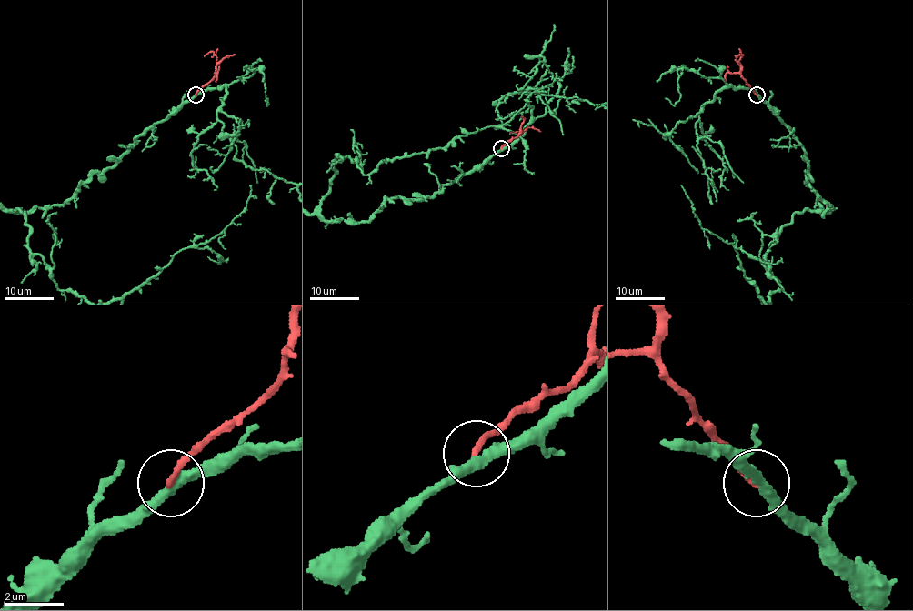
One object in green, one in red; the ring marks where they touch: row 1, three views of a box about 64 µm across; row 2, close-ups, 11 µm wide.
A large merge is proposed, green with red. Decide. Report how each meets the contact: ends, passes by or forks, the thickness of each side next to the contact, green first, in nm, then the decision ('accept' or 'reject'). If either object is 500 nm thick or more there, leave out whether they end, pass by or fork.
green passes by | red ends | 360/200 nm | accept

